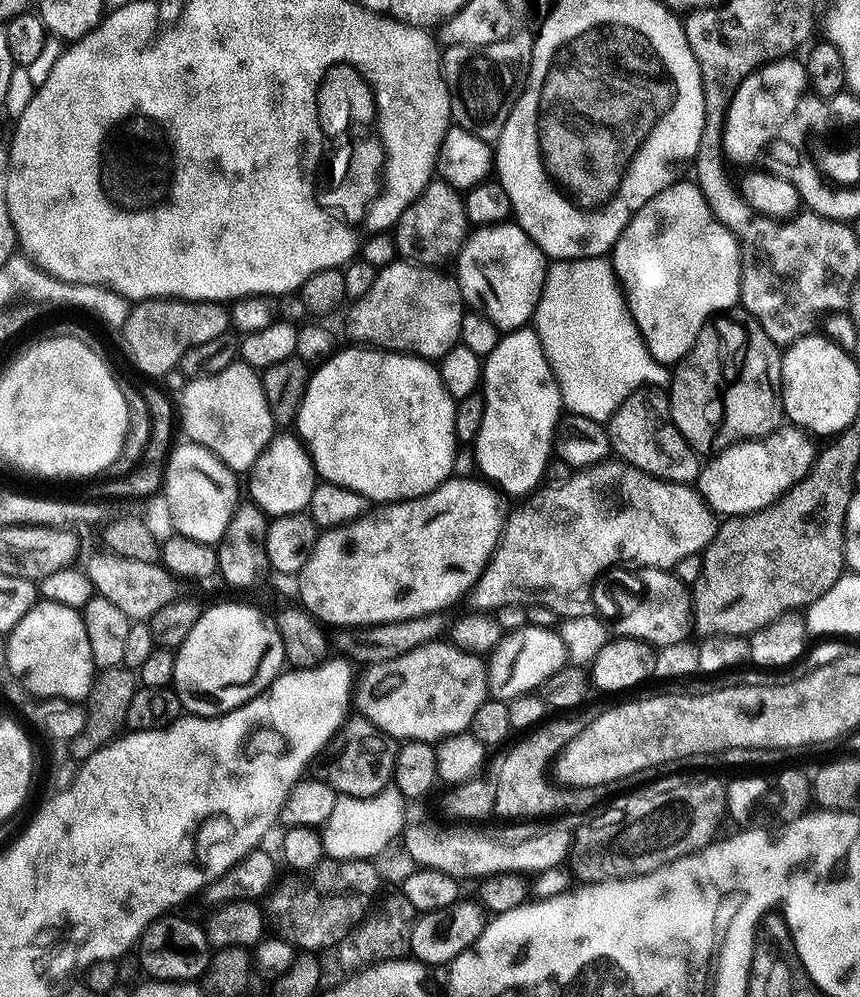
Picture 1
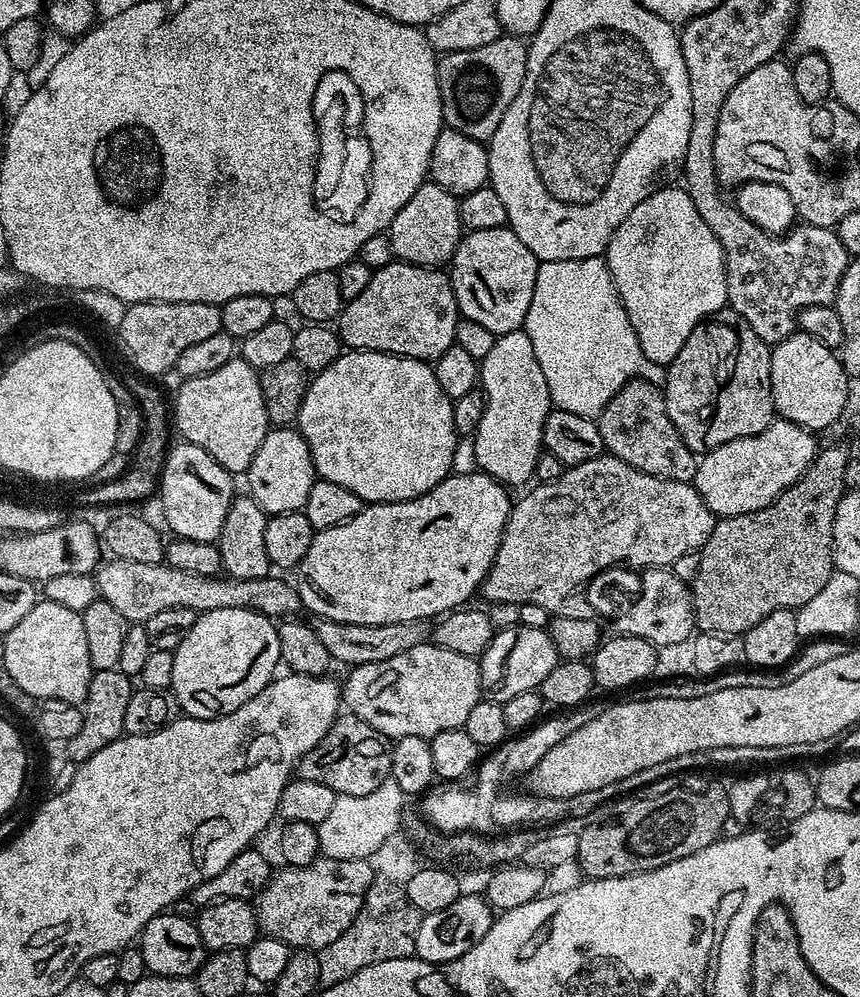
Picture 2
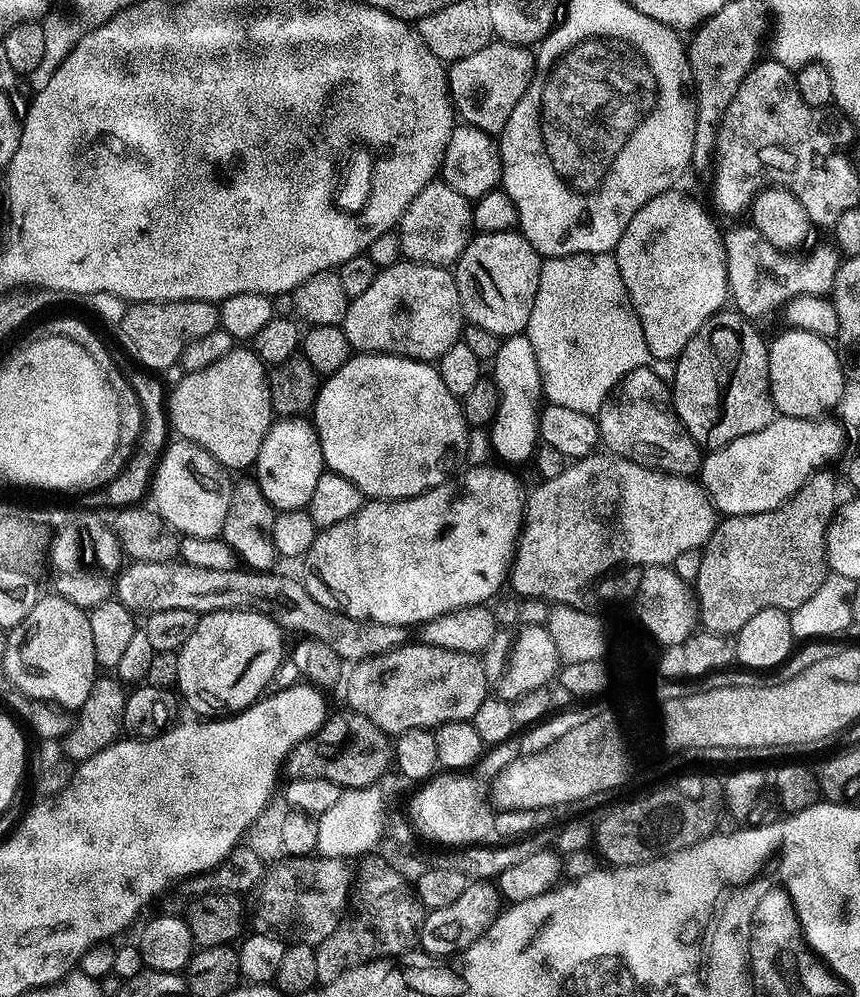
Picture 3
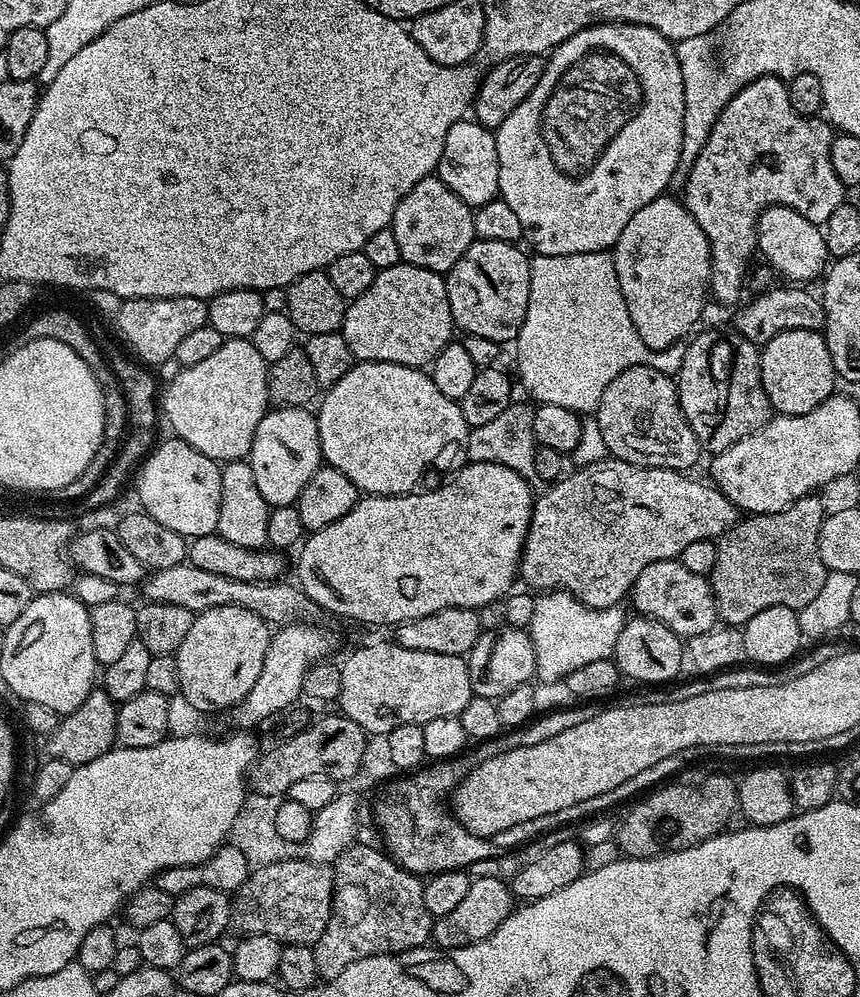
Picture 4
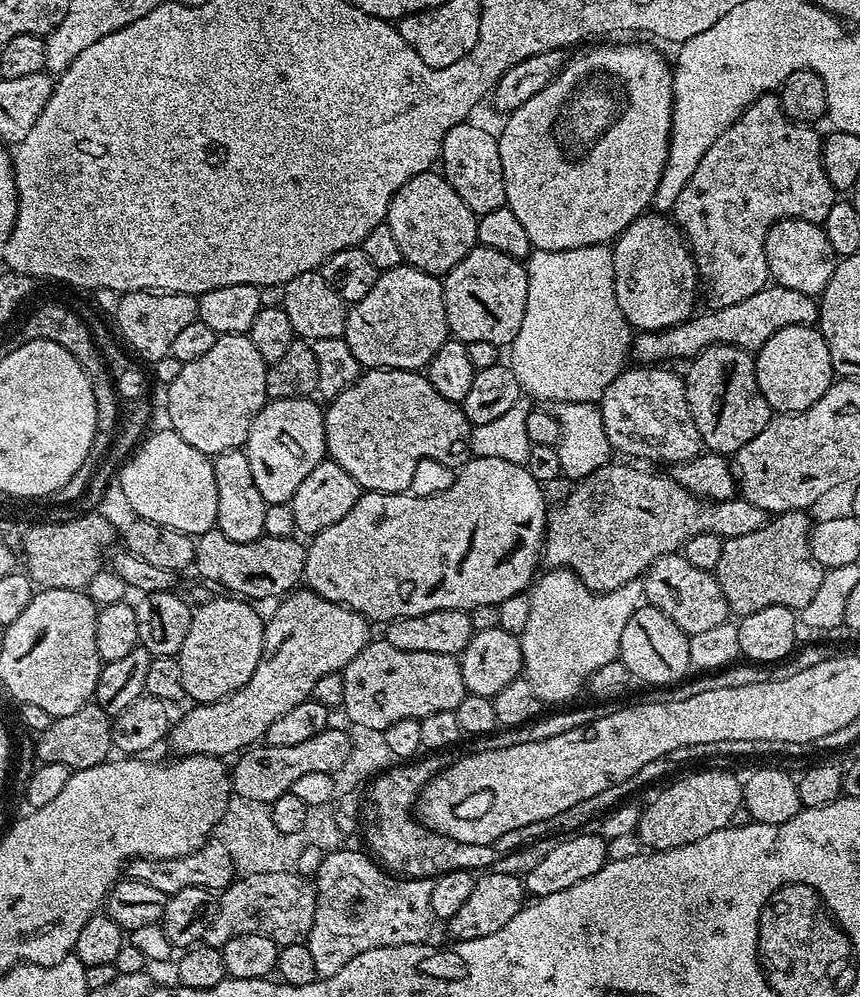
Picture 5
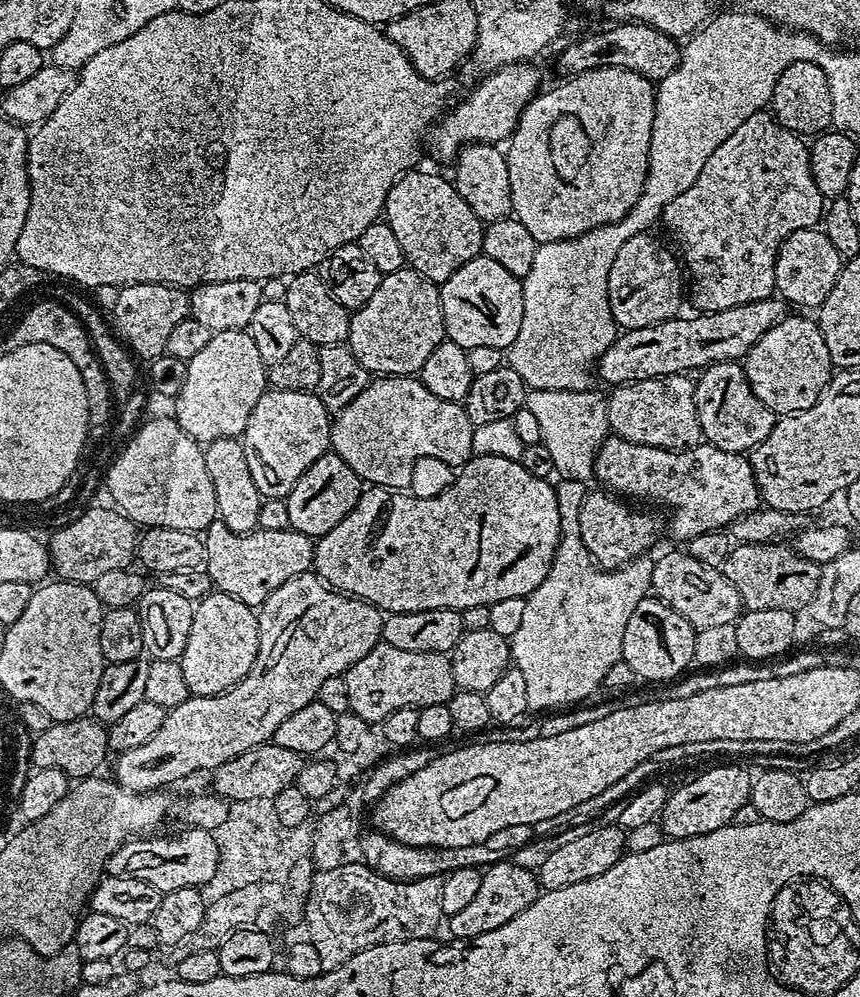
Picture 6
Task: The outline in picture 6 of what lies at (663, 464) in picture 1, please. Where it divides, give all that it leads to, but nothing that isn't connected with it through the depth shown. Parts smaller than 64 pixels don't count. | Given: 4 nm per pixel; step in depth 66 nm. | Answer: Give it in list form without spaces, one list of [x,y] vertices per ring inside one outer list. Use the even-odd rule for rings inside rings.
[[[691,375],[659,376],[618,384],[607,393],[607,398],[608,427],[615,435],[635,444],[665,448],[671,452],[701,443],[696,386]]]

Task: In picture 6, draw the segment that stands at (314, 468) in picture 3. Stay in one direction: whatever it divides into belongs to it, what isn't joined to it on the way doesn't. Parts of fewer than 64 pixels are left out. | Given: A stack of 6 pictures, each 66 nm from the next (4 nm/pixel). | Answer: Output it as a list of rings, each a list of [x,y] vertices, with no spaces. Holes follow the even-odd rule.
[[[265,390],[262,398],[258,398],[258,406],[254,406],[254,414],[250,414],[250,422],[246,422],[246,430],[242,443],[246,450],[246,463],[250,466],[250,474],[254,477],[254,486],[258,486],[261,497],[269,500],[283,500],[294,490],[294,482],[310,470],[318,458],[332,446],[332,422],[327,406],[322,403],[315,392],[299,392],[298,390]]]

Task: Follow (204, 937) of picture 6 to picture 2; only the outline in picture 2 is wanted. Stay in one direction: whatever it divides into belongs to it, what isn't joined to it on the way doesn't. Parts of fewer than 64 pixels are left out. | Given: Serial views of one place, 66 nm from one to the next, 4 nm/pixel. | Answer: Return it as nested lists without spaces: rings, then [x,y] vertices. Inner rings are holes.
[[[323,854],[306,866],[289,864],[273,871],[264,885],[254,897],[256,922],[259,931],[265,936],[273,936],[293,950],[319,950],[330,946],[350,925],[364,905],[364,896],[374,883],[374,871],[367,859],[343,860]]]

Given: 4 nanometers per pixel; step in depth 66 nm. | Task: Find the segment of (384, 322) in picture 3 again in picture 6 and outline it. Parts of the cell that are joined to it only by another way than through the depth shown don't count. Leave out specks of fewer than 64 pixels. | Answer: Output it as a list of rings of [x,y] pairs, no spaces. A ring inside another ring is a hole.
[[[407,266],[383,273],[370,302],[355,309],[351,317],[348,349],[367,372],[377,377],[419,373],[426,358],[446,338],[438,285]]]

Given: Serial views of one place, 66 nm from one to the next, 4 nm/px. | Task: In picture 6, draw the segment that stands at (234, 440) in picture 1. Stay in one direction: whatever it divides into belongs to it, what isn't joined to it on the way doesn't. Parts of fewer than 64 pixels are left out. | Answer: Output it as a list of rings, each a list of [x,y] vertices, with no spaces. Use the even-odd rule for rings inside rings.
[[[248,331],[213,332],[203,350],[186,362],[185,381],[174,397],[174,419],[201,445],[218,438],[243,437],[246,422],[250,422],[250,414],[254,414],[258,398],[262,398],[268,387],[266,366]]]

